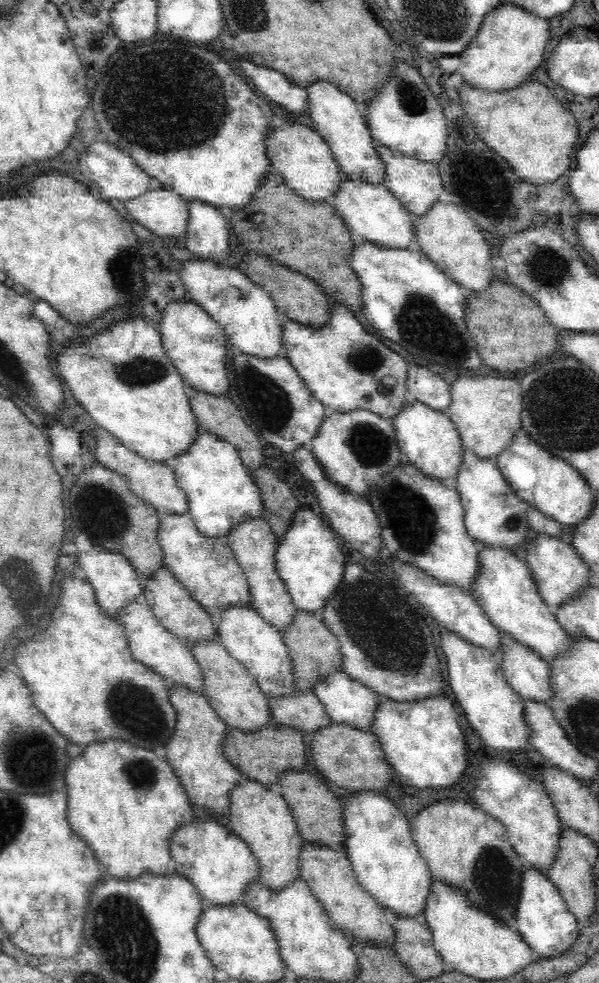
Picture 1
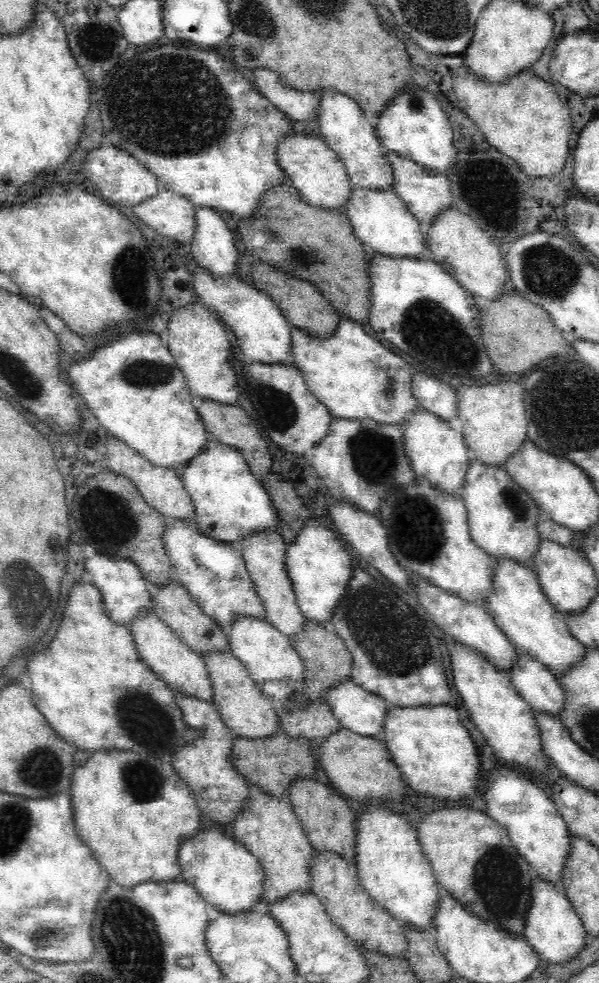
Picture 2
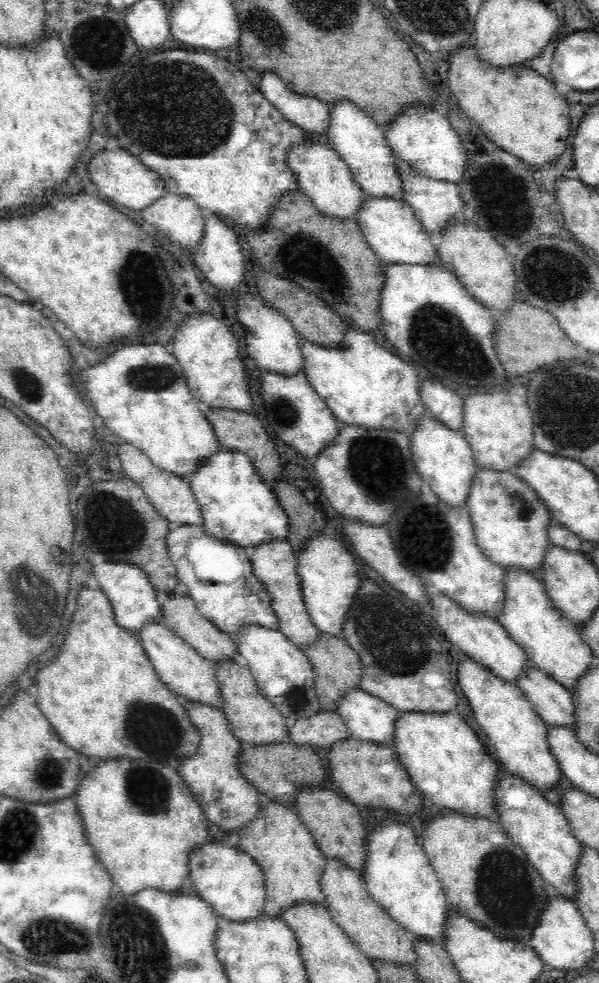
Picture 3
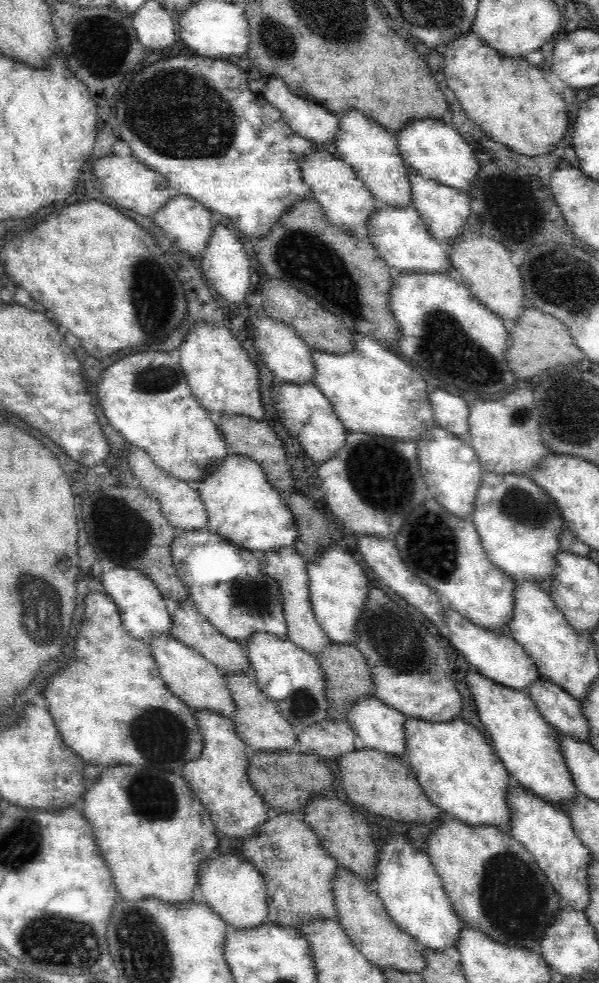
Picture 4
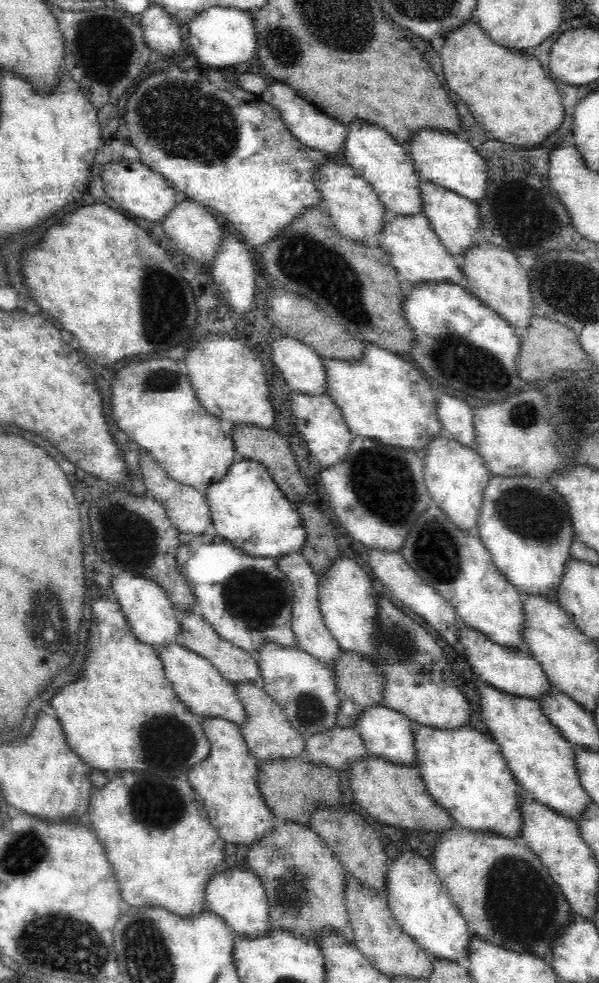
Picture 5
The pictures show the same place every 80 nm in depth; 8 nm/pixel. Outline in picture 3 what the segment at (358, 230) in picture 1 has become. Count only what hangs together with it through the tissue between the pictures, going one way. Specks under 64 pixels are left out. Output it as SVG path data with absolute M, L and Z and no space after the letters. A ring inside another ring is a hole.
M365 195L359 202L354 219L362 239L382 263L438 264L433 238L424 231L421 222L404 199Z

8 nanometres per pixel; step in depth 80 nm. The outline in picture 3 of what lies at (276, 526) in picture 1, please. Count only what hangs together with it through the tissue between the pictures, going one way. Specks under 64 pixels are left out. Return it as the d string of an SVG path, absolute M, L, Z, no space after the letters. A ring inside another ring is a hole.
M274 480L268 485L287 518L285 539L296 551L309 534L324 526L324 518L314 512L314 507L306 497L288 481Z

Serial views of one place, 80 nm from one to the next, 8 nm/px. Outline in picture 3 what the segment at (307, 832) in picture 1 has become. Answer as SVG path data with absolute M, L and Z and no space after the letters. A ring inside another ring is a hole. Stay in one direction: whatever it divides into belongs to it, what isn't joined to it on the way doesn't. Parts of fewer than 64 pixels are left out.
M304 785L297 790L293 804L301 823L314 839L314 845L330 859L343 860L348 867L363 870L365 855L365 827L362 824L358 807L348 798L342 799L321 785Z

